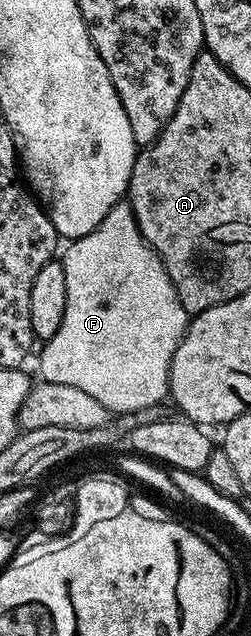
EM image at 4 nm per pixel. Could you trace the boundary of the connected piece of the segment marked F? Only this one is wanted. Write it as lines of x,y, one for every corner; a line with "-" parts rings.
123,200
115,204
108,212
108,216
104,216
104,220
100,220
100,224
96,224
96,228
92,228
92,232
88,232
88,236
75,238
67,246
70,247
67,248
66,255
64,255
64,250
60,261
64,268
64,284
68,284
68,304
64,304
64,320
60,320
60,328
57,330
56,336
45,339
43,346
46,347
43,348
42,355
38,358
38,370
42,373
41,381
52,384
69,384
72,388
80,388
80,392
100,400
100,404
104,404
114,416
131,414
140,408
150,408
165,403
170,393
172,356
176,356
176,348
186,335
186,327
190,324
191,315
187,314
184,304
180,304
180,296
176,296
176,288
172,284
160,256
144,240
129,201

